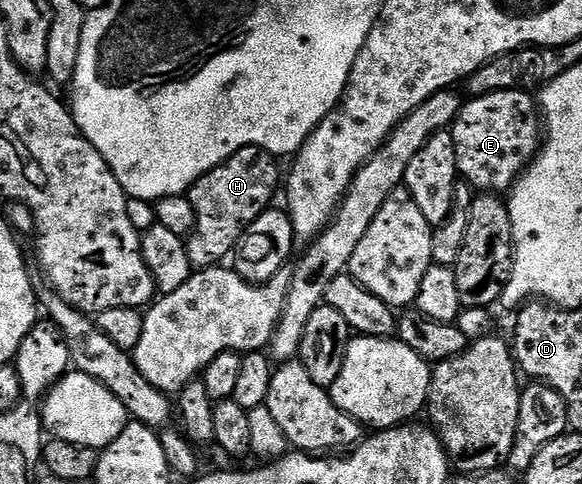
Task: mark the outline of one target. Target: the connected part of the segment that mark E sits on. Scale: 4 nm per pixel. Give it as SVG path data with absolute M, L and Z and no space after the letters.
M527 90L495 91L489 95L469 98L463 104L458 117L450 128L454 137L454 149L458 153L460 179L480 193L504 193L520 178L521 171L536 158L542 146L542 120L538 103Z

